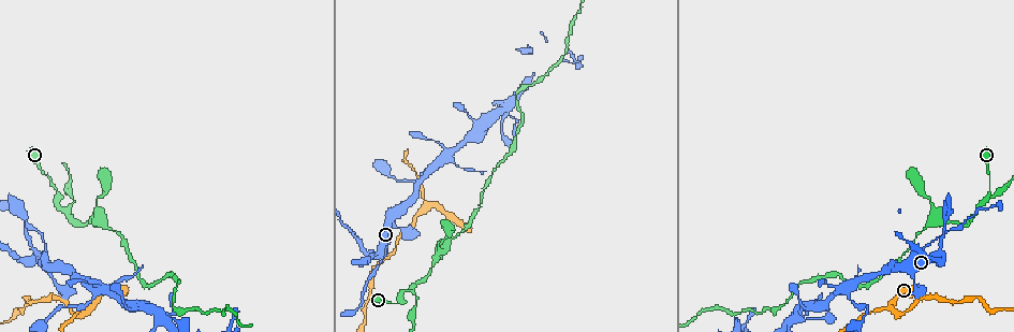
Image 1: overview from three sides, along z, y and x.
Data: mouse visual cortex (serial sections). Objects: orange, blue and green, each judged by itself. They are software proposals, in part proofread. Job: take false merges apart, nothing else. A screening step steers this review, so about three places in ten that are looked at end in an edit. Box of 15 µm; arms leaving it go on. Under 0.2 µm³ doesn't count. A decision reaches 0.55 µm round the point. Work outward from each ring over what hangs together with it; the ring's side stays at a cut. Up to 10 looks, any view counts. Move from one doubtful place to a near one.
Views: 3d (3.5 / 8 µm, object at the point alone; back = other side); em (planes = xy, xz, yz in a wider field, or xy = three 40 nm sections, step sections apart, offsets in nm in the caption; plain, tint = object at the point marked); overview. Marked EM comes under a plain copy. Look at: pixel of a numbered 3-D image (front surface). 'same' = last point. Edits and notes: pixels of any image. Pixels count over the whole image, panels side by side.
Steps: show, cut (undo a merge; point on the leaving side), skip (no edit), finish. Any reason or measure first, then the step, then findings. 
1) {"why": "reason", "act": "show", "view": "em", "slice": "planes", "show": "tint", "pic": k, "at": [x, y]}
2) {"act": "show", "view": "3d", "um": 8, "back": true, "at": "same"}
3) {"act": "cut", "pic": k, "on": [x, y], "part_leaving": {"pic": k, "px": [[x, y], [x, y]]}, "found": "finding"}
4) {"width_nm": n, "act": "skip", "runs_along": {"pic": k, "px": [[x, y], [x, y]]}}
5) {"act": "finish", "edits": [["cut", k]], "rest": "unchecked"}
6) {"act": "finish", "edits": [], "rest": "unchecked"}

{"why": "a fork", "act": "show", "view": "3d", "um": 3.5, "pic": 1, "at": [426, 207]}

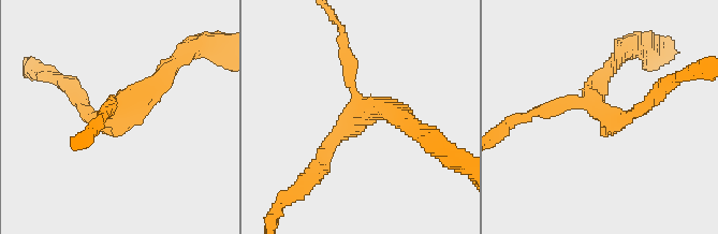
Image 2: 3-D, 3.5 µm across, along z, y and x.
{"act": "skip", "runs_along": {"pic": 2, "px": [[179, 60], [106, 119], [84, 110]]}, "found": "all the same cell"}

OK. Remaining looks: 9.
{"act": "show", "view": "3d", "um": 3.5, "pic": 1, "at": [850, 287]}

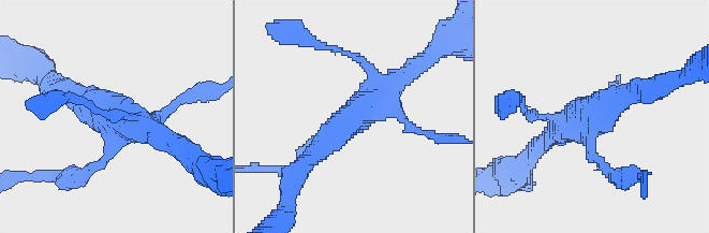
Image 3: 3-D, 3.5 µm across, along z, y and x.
{"why": "need the tissue", "act": "show", "view": "em", "slice": "xy", "step": 1, "show": "tint", "pic": 3, "at": [594, 116]}

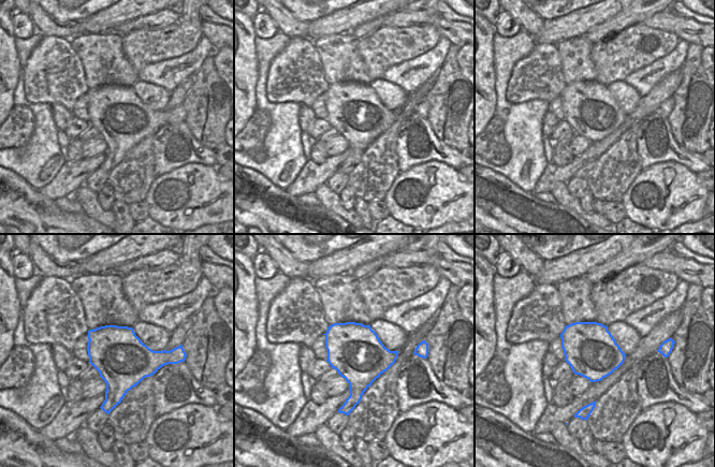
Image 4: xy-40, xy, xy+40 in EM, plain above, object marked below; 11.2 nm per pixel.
{"width_nm": 600, "act": "skip", "runs_along": {"pic": 3, "px": [[305, 164], [334, 133], [407, 73]]}, "found": "one cell here"}

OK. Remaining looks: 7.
{"why": "a fork", "act": "show", "view": "3d", "um": 3.5, "pic": 1, "at": [65, 209]}

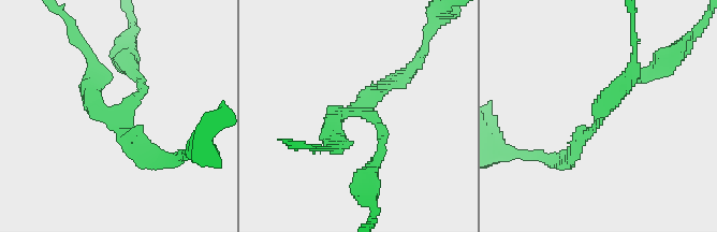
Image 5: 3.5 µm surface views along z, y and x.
{"act": "show", "view": "em", "slice": "xy", "step": 3, "show": "tint", "pic": 5, "at": [121, 115]}

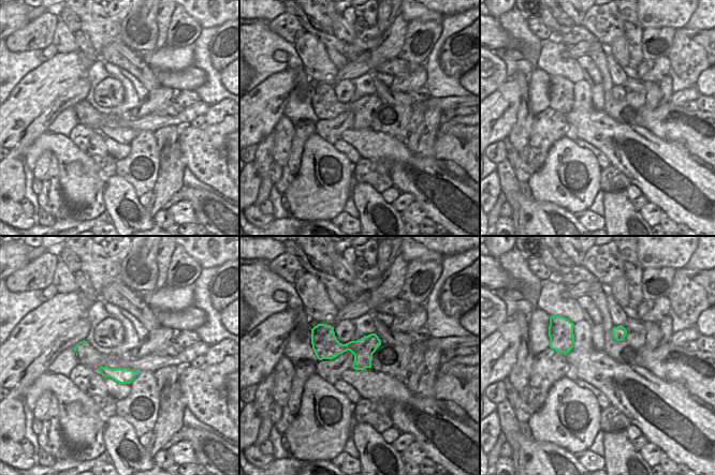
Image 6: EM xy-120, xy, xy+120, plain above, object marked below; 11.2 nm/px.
{"why": "another direction", "act": "show", "view": "em", "slice": "xy", "step": 2, "show": "tint", "at": "same"}

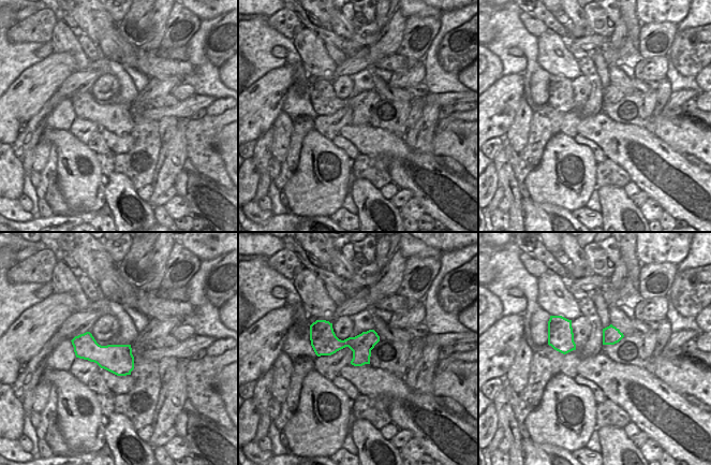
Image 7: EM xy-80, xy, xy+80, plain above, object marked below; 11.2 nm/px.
{"act": "skip", "runs_along": {"pic": 5, "px": [[631, 72], [566, 161]]}, "found": "continuous, no second cell"}

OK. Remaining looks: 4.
{"why": "arms part here", "act": "show", "view": "3d", "um": 3.5, "pic": 1, "at": [941, 220]}

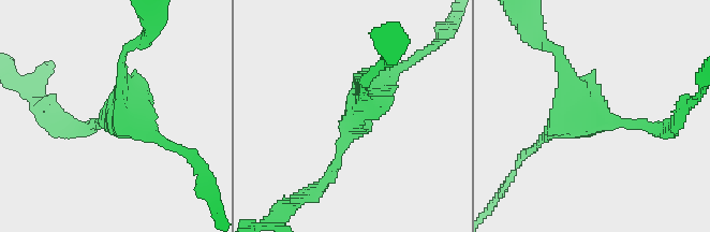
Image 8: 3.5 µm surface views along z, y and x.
{"why": "need the tissue", "act": "show", "view": "em", "slice": "xy", "step": 1, "show": "tint", "pic": 8, "at": [351, 116]}

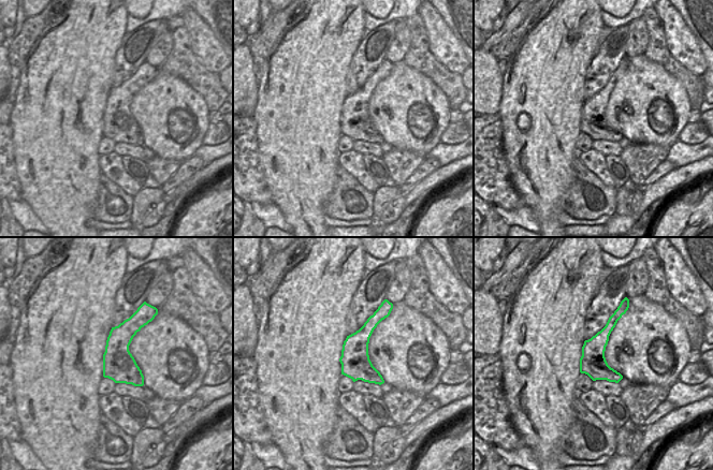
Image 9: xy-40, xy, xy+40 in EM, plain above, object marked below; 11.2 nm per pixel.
{"act": "skip", "found": "one cell here"}

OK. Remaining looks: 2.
{"act": "finish", "edits": [], "rest": "unchecked"}

